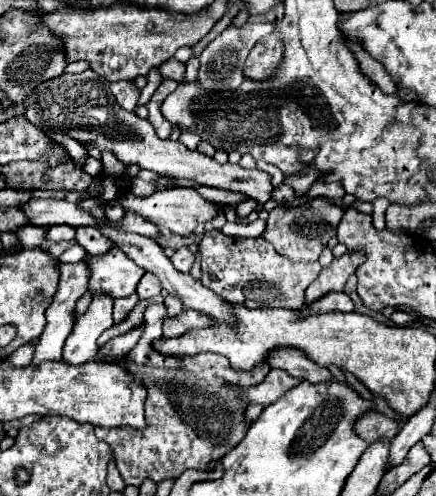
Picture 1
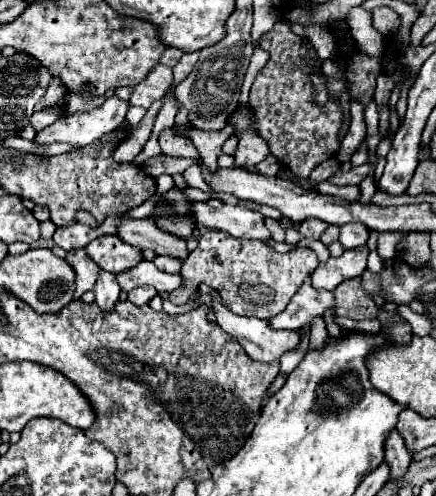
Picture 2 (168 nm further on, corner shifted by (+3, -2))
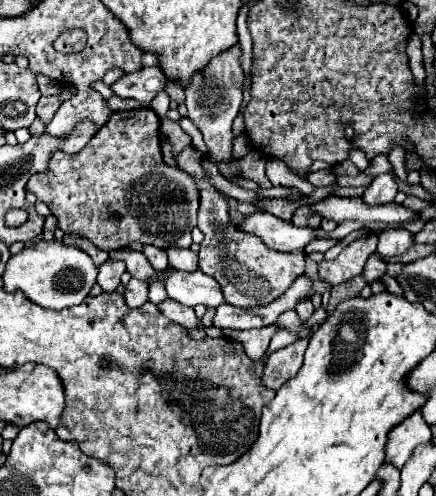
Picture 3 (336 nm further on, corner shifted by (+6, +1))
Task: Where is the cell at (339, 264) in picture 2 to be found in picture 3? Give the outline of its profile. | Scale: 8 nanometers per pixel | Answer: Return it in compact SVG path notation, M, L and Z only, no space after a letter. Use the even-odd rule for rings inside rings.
M372 232L356 238L338 254L338 258L330 262L328 260L320 262L320 278L336 286L362 274L368 256L376 252L376 244L378 244L378 238Z

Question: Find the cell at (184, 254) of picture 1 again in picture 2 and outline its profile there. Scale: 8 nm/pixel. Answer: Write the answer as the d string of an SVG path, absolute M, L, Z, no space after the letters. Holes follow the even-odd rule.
M163 255L155 257L153 263L157 265L157 269L161 269L165 273L179 273L181 271L181 265L183 265L181 261L175 261L175 257L163 257Z

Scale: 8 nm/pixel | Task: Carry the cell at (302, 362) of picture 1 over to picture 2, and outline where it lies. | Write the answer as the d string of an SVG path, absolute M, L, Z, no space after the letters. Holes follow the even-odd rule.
M211 295L211 307L215 311L217 317L217 325L229 335L235 337L239 341L239 345L245 349L245 353L259 363L273 363L279 361L285 353L289 351L297 351L299 349L299 333L297 331L275 331L269 327L269 321L265 319L257 319L257 317L239 317L235 313L231 313L231 309L227 309L227 305L223 305L223 299L217 295Z

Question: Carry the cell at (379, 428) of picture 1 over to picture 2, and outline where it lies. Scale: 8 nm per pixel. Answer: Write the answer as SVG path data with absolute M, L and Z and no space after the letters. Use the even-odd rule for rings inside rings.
M393 429L385 441L385 459L391 467L391 479L399 479L407 471L407 465L411 463L411 457L409 457L397 429Z

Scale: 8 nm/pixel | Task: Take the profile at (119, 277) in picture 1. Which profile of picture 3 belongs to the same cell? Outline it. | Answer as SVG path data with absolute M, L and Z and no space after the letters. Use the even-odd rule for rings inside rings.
M174 270L166 280L166 292L172 300L184 306L204 304L206 308L216 308L224 304L224 294L220 284L204 272L180 272Z

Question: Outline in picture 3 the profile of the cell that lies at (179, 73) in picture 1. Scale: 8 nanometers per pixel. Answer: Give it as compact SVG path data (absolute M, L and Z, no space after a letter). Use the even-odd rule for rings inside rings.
M158 66L142 68L132 74L124 74L120 80L116 80L110 88L120 98L134 98L142 106L148 106L150 100L166 86L166 76Z

